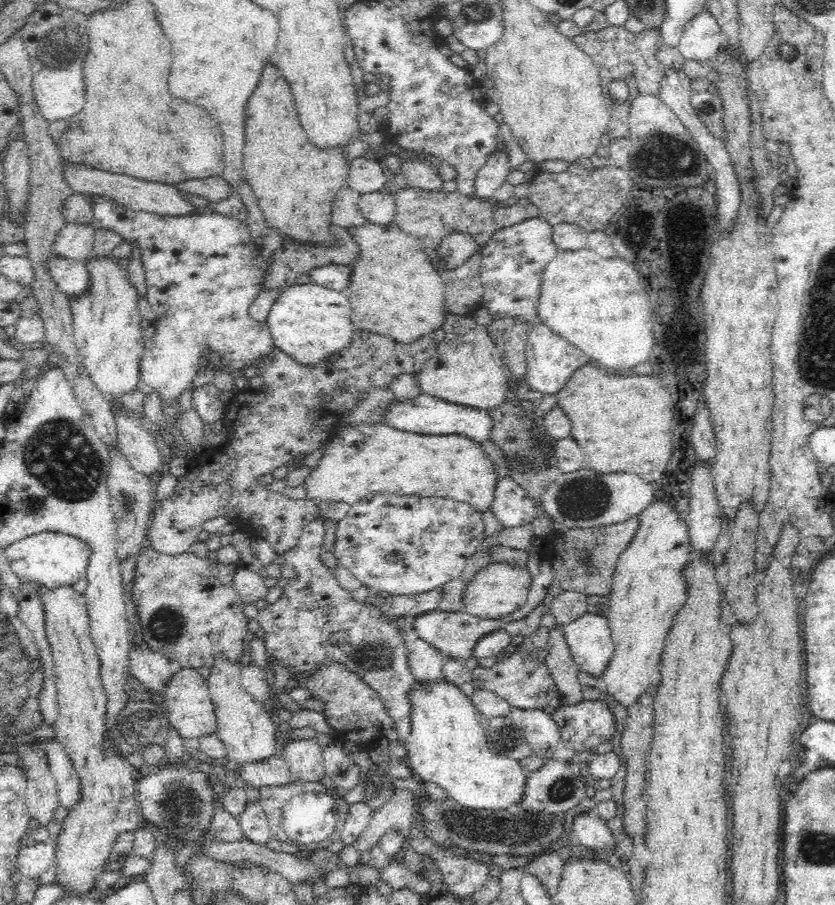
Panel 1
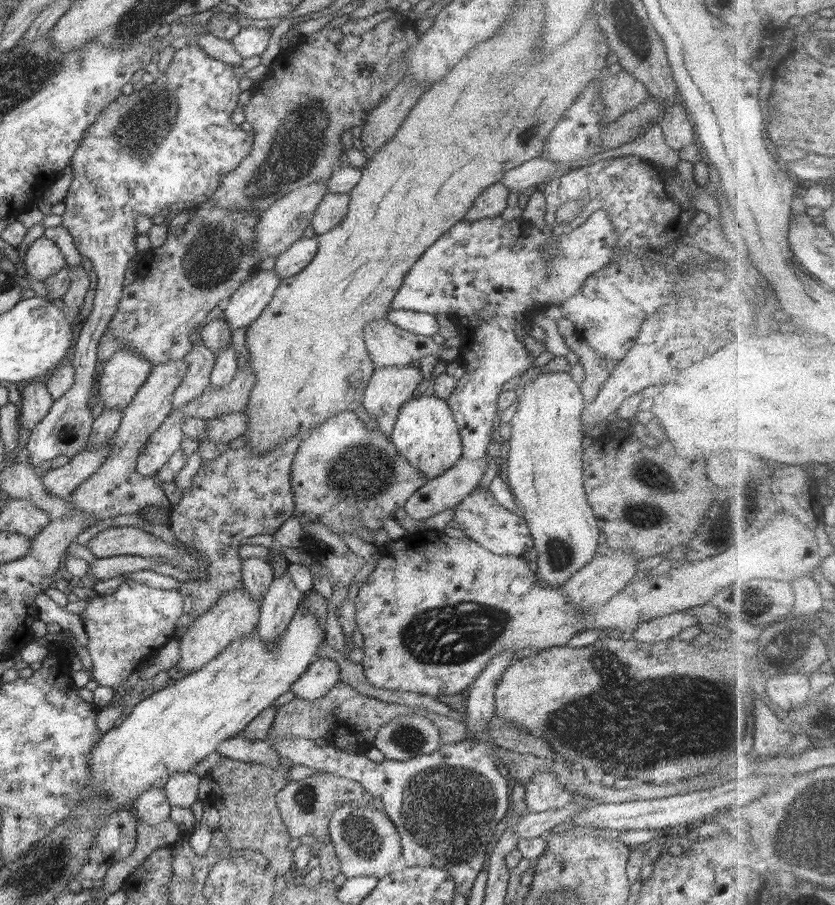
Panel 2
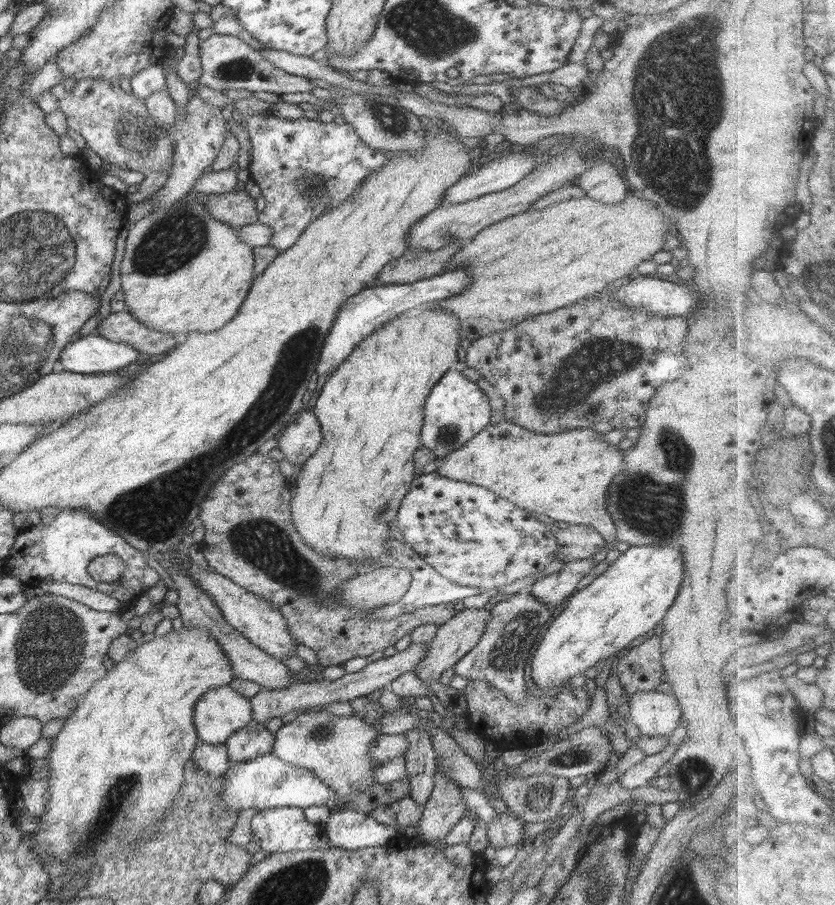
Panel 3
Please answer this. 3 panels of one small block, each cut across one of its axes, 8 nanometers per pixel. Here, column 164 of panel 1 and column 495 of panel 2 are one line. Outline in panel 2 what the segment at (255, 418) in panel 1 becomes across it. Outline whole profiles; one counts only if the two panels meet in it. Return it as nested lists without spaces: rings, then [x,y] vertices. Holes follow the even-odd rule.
[[[476,487],[460,504],[453,507],[453,510],[453,519],[465,536],[492,554],[520,557],[533,548],[533,540],[522,513],[512,512],[502,506],[486,487]]]

